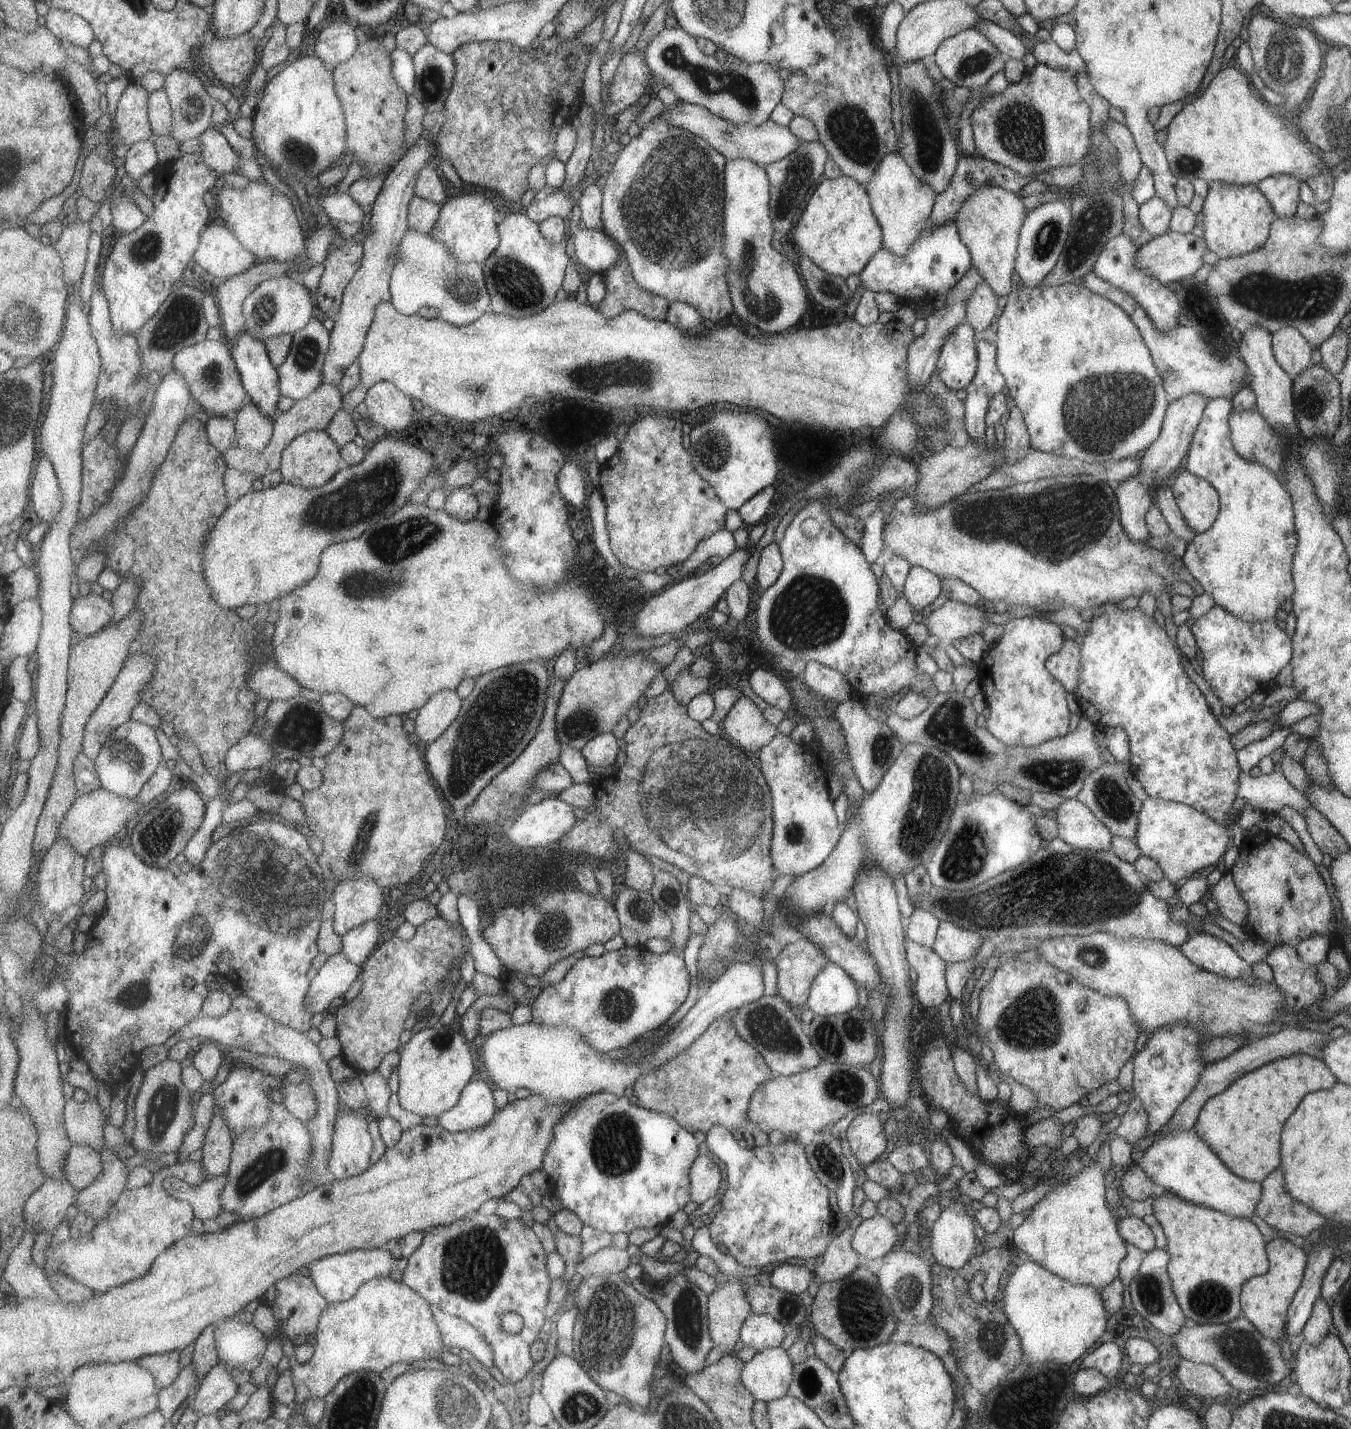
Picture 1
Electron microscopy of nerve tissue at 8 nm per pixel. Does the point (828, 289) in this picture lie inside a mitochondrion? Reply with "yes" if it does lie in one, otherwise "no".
yes

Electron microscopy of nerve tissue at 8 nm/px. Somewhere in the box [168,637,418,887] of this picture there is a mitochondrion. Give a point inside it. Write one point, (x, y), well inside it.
(299, 728)

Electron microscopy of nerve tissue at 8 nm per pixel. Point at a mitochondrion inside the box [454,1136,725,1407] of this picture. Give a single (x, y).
(612, 1327)

